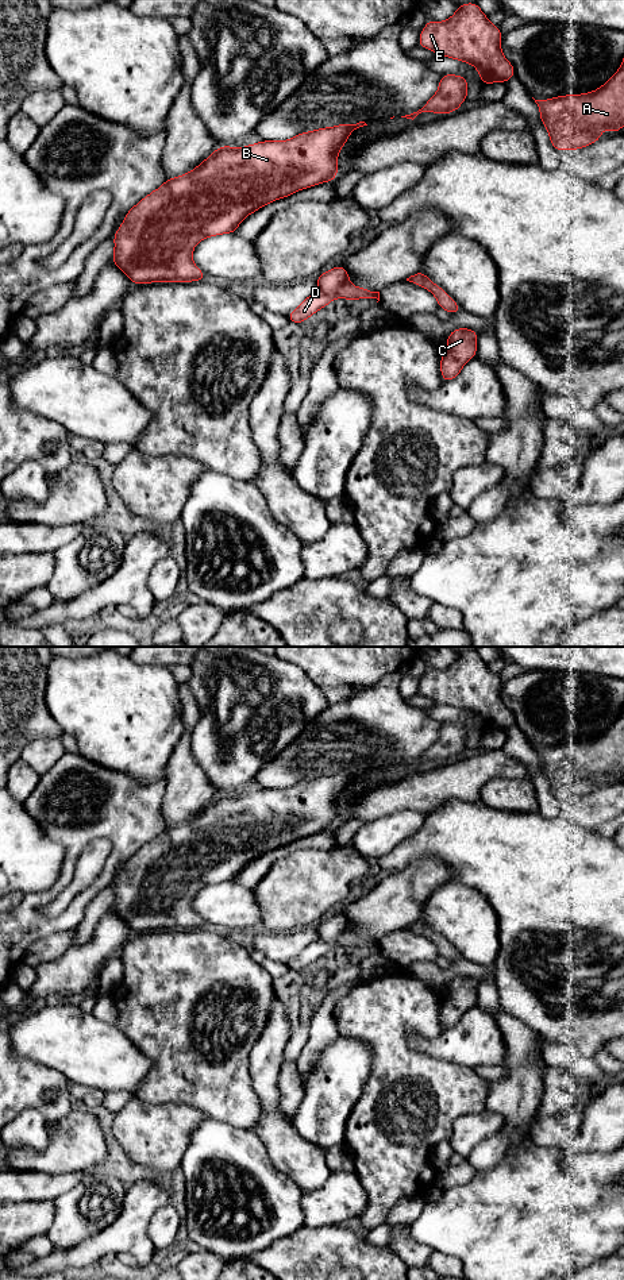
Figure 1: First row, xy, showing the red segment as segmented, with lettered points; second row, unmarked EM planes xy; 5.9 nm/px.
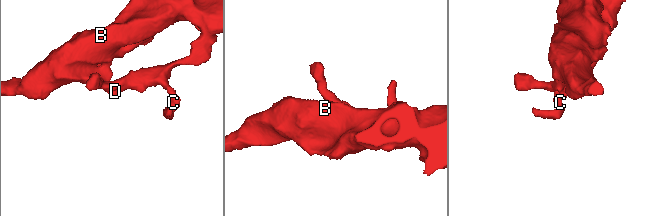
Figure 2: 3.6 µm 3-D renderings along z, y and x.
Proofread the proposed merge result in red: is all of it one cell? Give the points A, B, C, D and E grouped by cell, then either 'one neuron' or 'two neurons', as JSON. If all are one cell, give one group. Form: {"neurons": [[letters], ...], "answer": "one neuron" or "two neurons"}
{"neurons": [["A", "C"], ["B", "D", "E"]], "answer": "two neurons"}

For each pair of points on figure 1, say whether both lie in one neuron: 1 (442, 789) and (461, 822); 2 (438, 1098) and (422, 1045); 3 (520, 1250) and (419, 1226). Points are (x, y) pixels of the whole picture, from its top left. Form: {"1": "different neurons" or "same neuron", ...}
{"1": "different neurons", "2": "different neurons", "3": "same neuron"}

